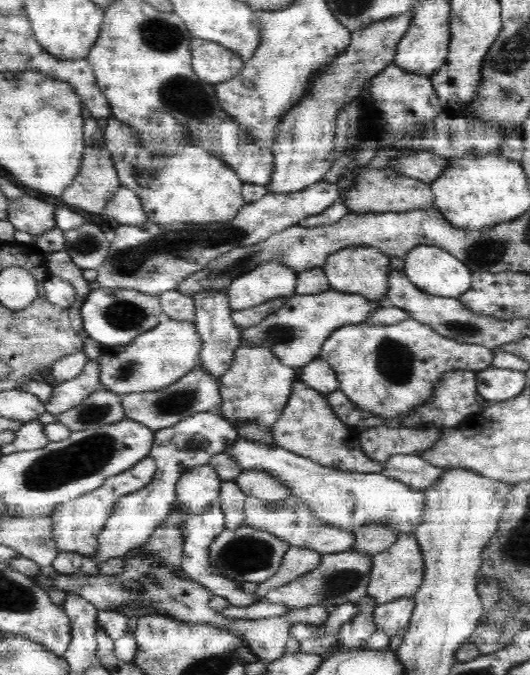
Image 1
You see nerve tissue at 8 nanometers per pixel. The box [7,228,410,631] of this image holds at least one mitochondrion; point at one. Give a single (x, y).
(84, 458)

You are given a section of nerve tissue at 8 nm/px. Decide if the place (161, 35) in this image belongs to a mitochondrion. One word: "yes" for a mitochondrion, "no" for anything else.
yes

